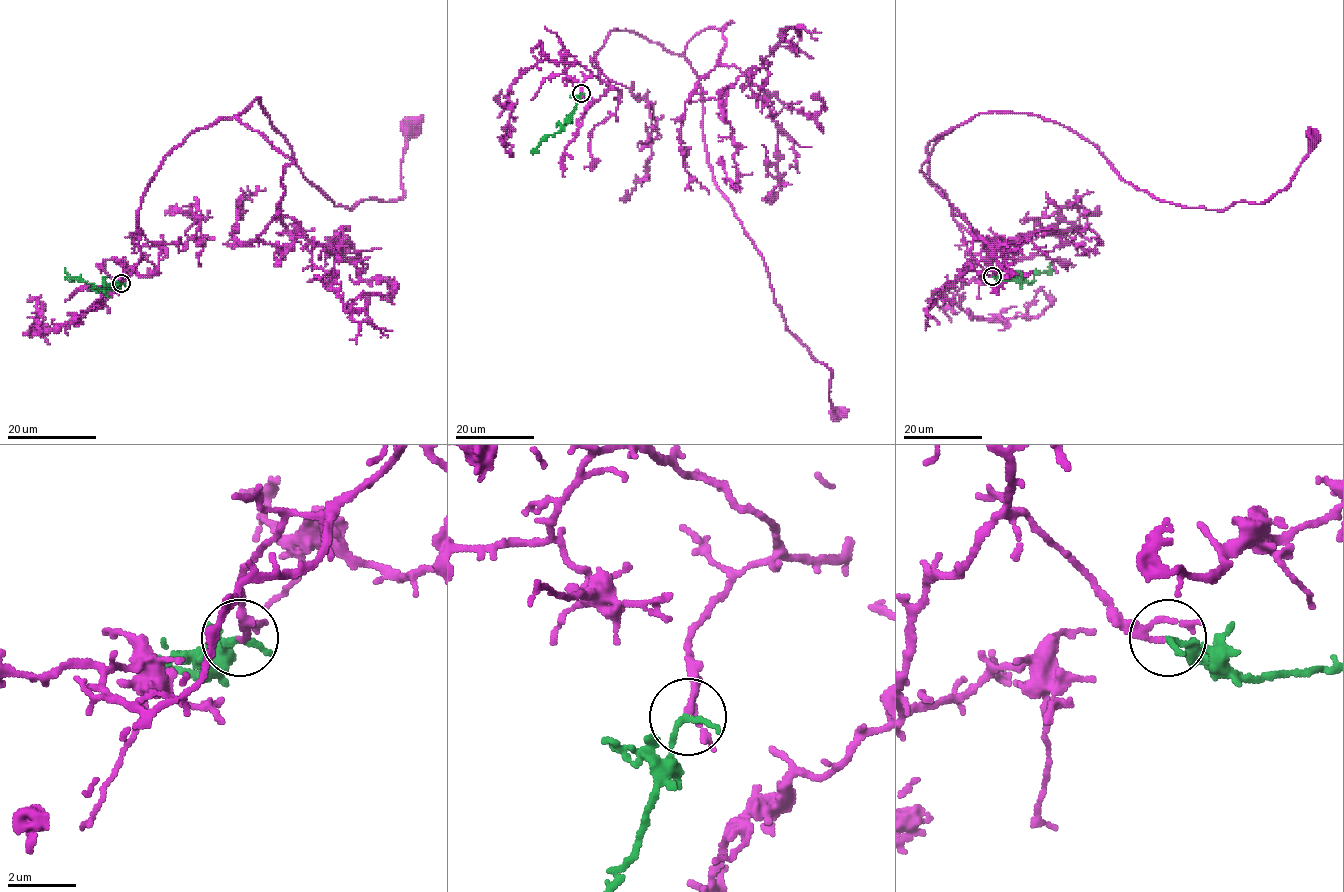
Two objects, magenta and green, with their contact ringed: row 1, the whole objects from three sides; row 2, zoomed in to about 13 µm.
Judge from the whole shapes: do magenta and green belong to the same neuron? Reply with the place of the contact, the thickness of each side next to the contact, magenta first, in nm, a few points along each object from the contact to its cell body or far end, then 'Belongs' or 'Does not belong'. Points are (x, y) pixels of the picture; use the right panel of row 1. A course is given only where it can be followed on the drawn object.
Place: (992, 276). Thickness 140 nm (magenta) against 200 nm. Course of magenta: (992, 276), (928, 167), (933, 146), (973, 116), (1058, 122), (1155, 198), (1220, 210), (1289, 184), (1311, 135). Course of green: (993, 276), (1003, 281), (1023, 279), (1030, 284), (1035, 274), (1049, 269), (1050, 263). Belongs

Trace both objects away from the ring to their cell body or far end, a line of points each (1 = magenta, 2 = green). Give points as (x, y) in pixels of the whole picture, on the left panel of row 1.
1: (121, 283), (142, 257), (144, 191), (198, 129), (258, 97), (302, 174), (352, 209), (403, 195), (408, 124)
2: (121, 283), (115, 289), (103, 286), (95, 292), (90, 284), (71, 279), (65, 269)

